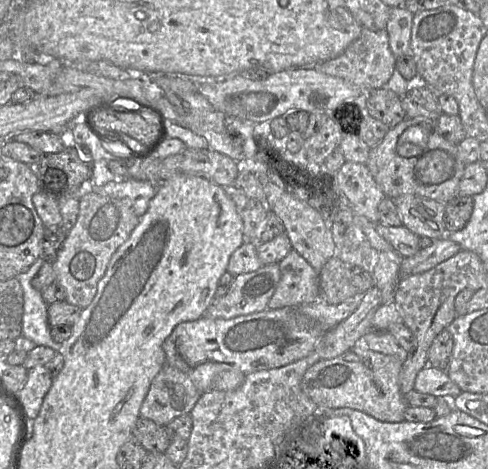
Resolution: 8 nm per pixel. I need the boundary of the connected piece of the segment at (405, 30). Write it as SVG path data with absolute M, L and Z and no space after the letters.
M404 7L391 8L385 30L395 58L411 55L410 41L413 14Z

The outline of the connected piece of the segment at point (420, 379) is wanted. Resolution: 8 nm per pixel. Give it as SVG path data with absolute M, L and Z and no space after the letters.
M425 366L416 376L414 389L435 397L453 400L462 390L450 379L447 372L433 366Z

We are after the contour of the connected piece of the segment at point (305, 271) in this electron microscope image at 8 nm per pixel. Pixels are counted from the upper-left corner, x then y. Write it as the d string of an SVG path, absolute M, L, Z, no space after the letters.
M296 250L278 263L280 280L269 300L269 309L297 307L320 300L319 275Z

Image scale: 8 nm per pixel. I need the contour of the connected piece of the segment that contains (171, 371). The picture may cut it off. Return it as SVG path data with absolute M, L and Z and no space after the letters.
M165 364L150 385L140 417L165 427L173 419L190 414L200 395L186 373Z

